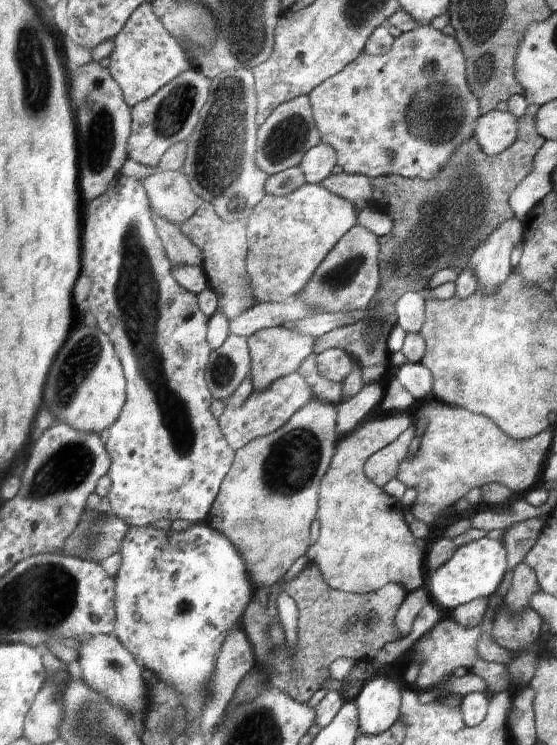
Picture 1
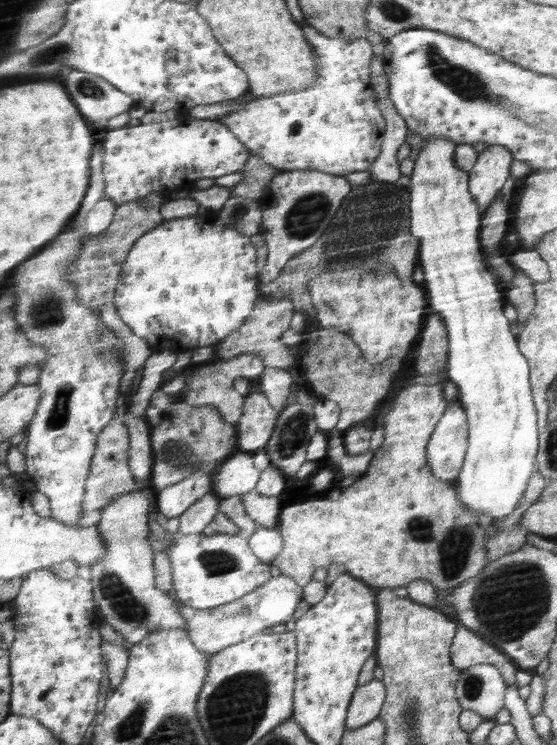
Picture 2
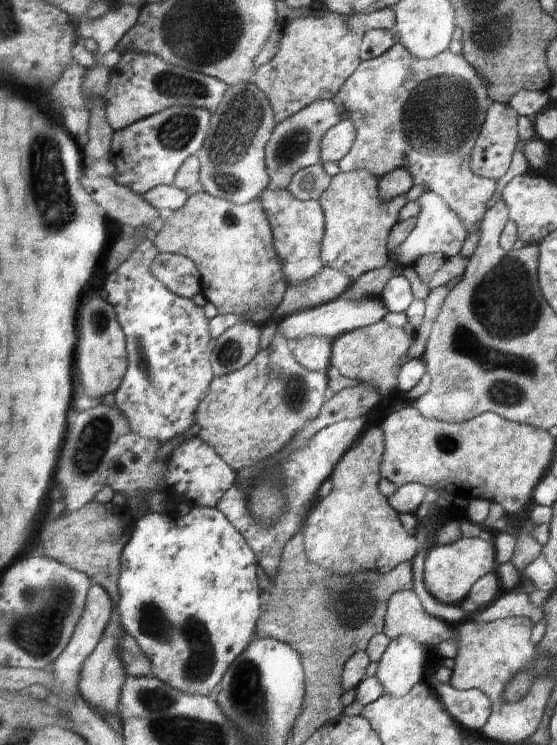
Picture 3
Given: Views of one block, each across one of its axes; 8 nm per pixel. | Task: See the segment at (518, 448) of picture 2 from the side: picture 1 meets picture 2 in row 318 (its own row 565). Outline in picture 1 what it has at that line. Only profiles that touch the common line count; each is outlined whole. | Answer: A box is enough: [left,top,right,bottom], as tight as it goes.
[428,537,507,610]

